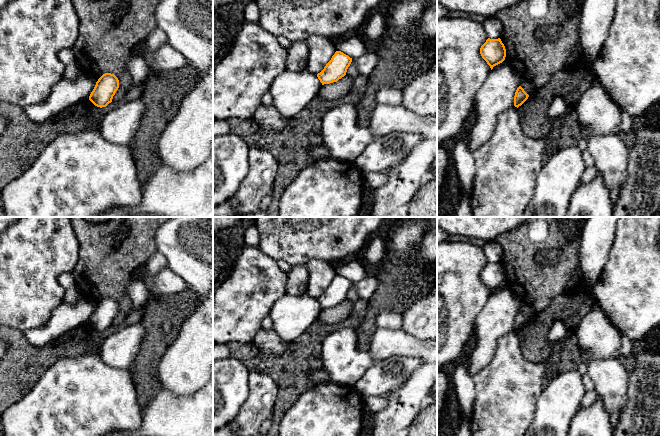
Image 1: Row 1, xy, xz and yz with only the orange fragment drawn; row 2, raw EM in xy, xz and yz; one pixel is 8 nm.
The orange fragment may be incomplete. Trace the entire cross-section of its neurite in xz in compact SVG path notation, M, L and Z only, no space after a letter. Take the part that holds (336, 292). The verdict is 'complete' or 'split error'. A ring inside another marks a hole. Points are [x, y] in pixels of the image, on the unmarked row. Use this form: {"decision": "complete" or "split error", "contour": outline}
{"decision": "complete", "contour": "M336 275L324 293L317 298L317 301L322 309L337 306L346 299L351 286L352 282L348 279L341 275Z"}

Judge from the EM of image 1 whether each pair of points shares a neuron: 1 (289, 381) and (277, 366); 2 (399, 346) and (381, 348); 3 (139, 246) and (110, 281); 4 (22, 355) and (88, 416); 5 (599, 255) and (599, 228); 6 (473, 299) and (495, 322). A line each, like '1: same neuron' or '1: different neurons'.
1: same neuron
2: same neuron
3: same neuron
4: different neurons
5: same neuron
6: different neurons

